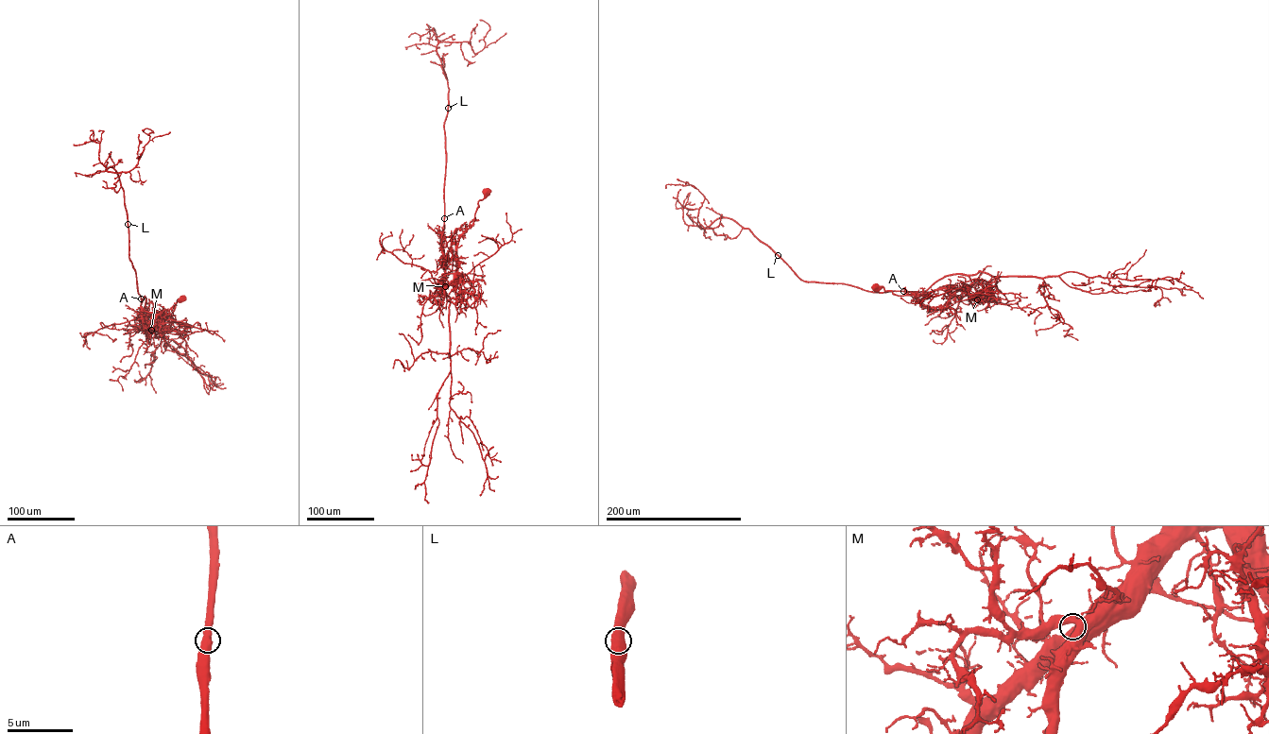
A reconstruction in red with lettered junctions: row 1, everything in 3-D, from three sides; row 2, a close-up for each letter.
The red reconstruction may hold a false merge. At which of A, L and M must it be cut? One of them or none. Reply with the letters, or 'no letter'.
no letter

